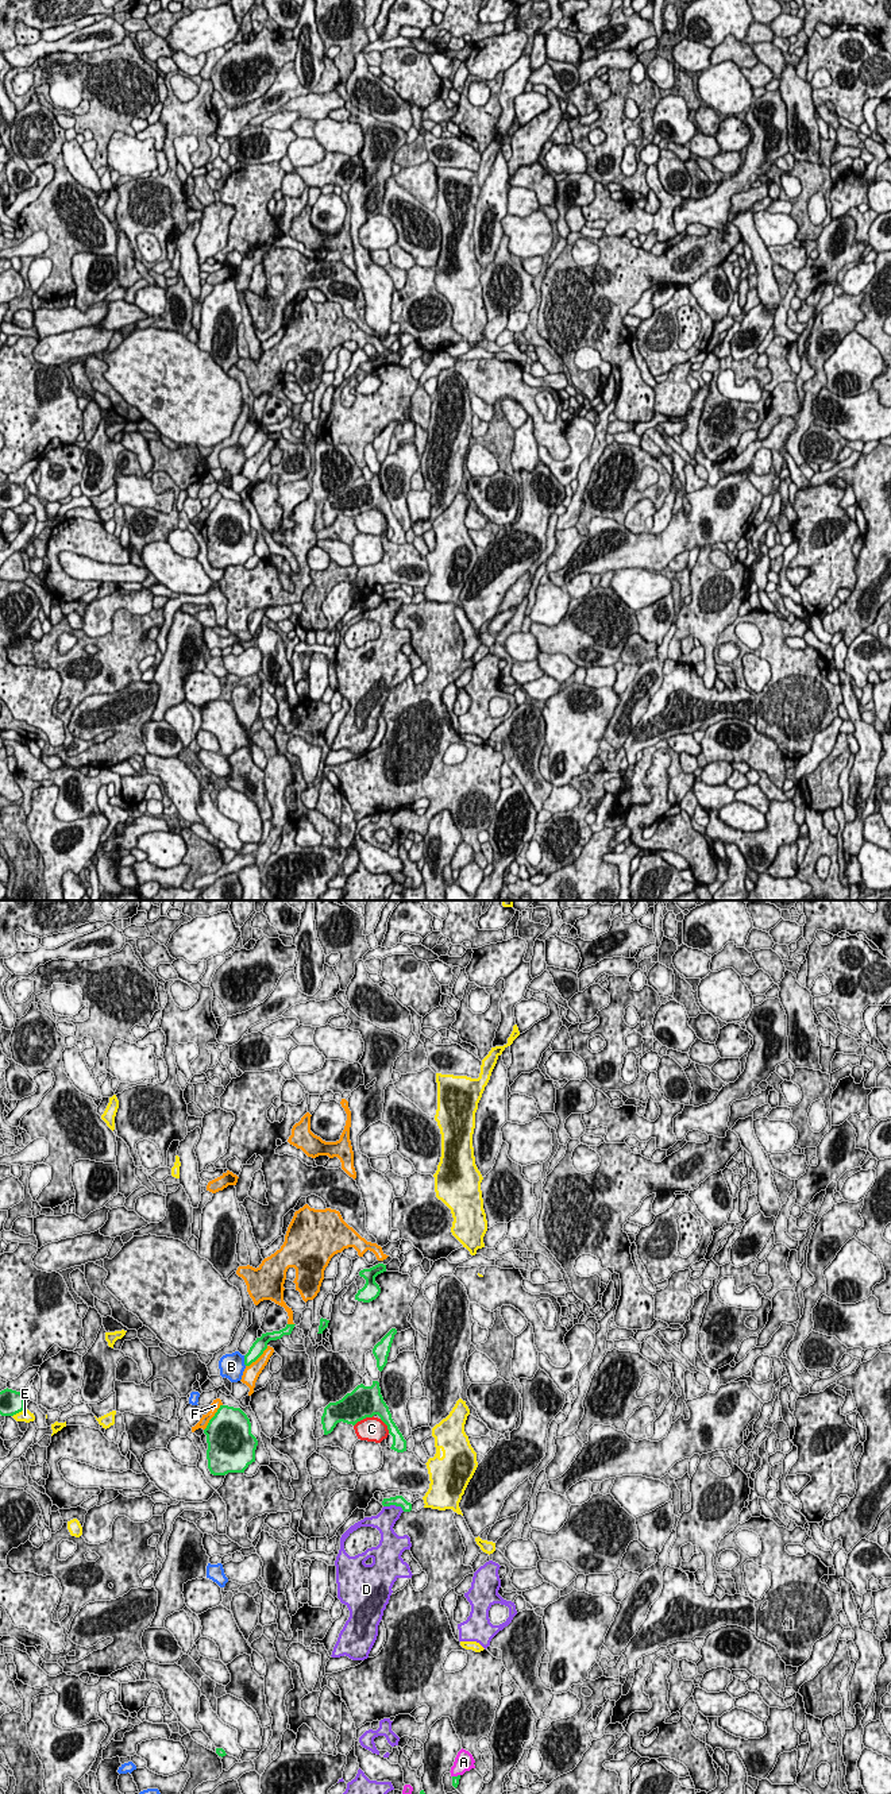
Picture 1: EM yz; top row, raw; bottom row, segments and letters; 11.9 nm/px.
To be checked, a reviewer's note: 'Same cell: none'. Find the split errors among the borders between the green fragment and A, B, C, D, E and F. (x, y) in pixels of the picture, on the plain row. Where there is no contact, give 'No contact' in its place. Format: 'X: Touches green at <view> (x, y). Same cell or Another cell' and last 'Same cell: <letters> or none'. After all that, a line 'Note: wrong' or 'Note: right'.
A: Touches green at yz (455, 870). Another cell
B: Touches green at yz (245, 454). Another cell
C: Touches green at yz (363, 510). Another cell
D: Touches green at yz (394, 597). Another cell
E: Touches green at yz (18, 505). Another cell
F: Touches green at yz (212, 510). Another cell
Same cell: none
Note: right

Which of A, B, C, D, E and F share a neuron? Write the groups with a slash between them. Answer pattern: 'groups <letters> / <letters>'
groups A B / C / D / E / F

